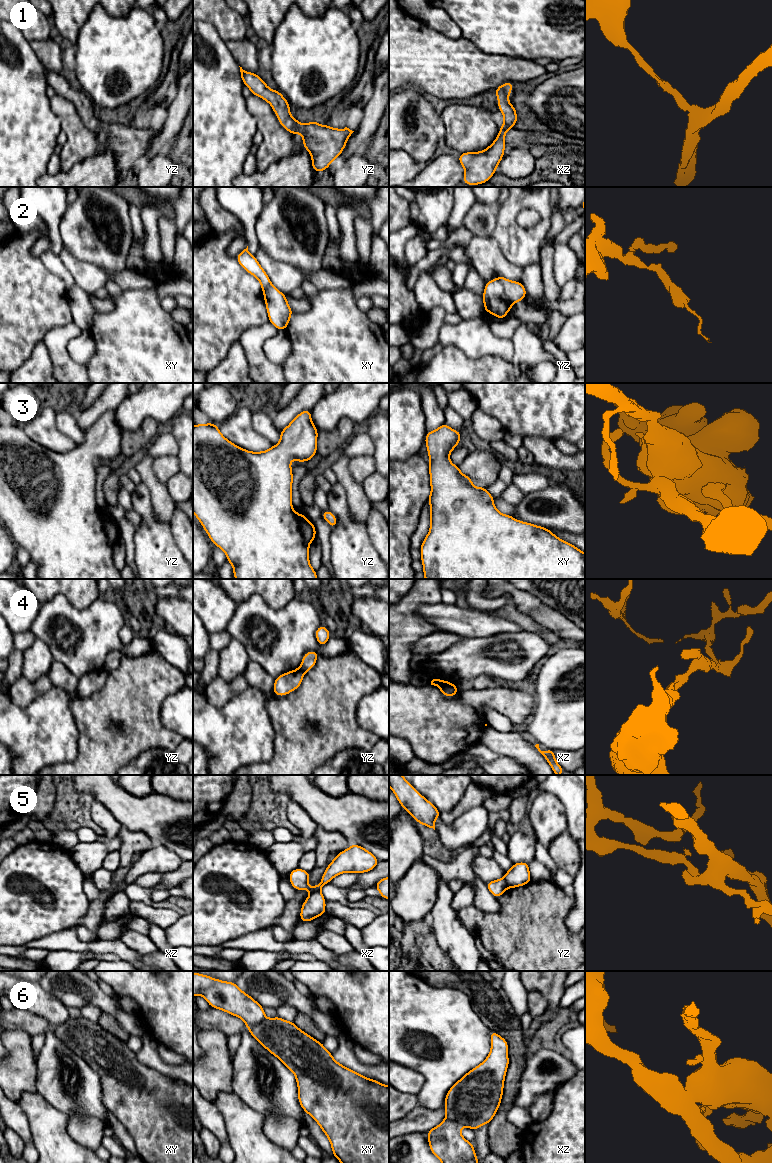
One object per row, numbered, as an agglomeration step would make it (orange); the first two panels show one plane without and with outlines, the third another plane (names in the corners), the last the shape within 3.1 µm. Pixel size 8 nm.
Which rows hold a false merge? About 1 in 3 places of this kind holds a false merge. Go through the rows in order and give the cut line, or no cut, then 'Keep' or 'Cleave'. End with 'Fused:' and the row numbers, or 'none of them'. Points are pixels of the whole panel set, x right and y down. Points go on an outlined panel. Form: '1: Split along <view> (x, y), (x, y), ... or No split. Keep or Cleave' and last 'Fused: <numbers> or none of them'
1: No split. Keep
2: Split along yz (496, 278), (501, 283), (511, 304). Cleave
3: No split. Keep
4: Split along xz (452, 684), (441, 689). Cleave
5: Split along yz (504, 877), (508, 887). Cleave
6: Split along xy (266, 1018), (248, 1028). Cleave
Fused: 2, 4, 5, 6

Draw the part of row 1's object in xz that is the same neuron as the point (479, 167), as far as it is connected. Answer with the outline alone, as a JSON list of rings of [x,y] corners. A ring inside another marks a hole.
[[[505,82],[495,89],[498,100],[498,110],[504,115],[504,123],[494,142],[480,152],[461,153],[457,158],[464,167],[463,183],[466,185],[480,185],[486,183],[496,172],[496,167],[504,157],[506,147],[505,134],[514,128],[518,118],[517,107],[509,103],[508,96],[514,87],[513,82]]]

